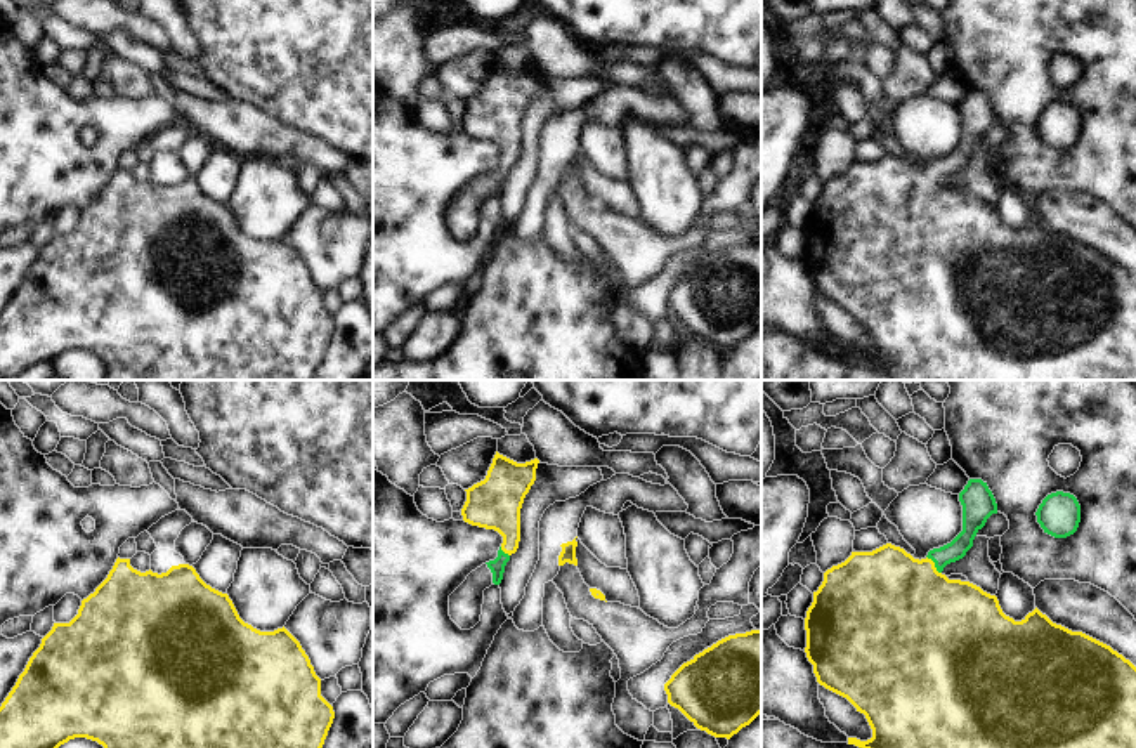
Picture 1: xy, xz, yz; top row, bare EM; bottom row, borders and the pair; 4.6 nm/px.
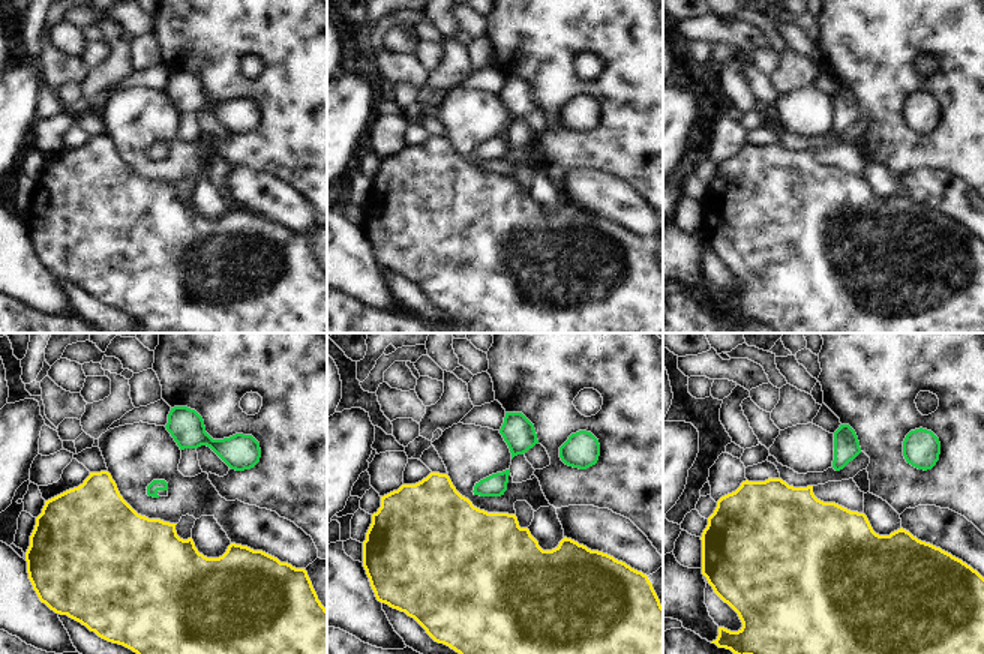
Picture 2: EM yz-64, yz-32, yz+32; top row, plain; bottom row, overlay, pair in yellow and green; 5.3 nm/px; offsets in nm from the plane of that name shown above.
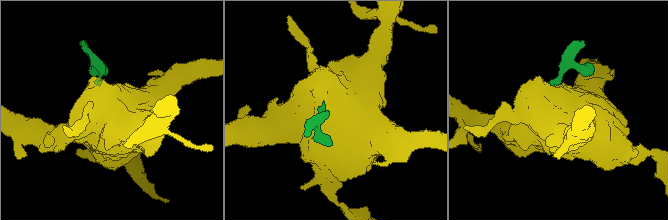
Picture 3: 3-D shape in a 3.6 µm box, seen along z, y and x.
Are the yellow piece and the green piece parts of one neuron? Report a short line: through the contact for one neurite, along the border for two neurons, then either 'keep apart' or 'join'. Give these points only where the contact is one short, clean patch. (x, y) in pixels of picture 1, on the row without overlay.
yz (904, 221), (933, 176), (954, 162) | join

